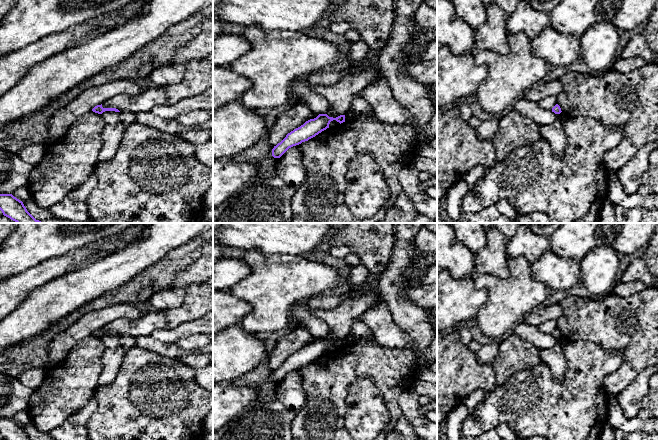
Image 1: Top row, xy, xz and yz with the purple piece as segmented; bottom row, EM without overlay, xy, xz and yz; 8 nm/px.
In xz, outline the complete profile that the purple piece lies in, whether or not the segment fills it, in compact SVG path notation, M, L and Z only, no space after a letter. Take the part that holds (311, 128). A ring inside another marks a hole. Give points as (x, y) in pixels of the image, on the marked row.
M319 114L316 118L306 121L300 127L294 129L272 149L272 156L280 158L289 148L308 141L322 131L329 128L331 121L336 120L340 124L345 122L345 115L336 118L329 117L327 114Z

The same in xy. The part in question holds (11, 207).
M0 194L0 210L4 216L16 223L41 223L27 211L23 202L12 194Z

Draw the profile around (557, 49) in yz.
M548 25L531 40L531 50L543 58L548 65L564 67L571 65L581 54L580 38L573 34L562 34Z

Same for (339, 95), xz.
M376 59L375 67L354 70L346 74L339 82L331 86L314 86L311 90L327 99L330 109L329 117L336 118L346 115L352 100L364 89L376 76L380 74Z

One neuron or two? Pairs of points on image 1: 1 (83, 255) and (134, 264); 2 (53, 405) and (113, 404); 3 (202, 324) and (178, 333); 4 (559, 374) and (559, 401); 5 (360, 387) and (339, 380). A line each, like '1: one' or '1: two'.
1: two
2: two
3: one
4: two
5: two

